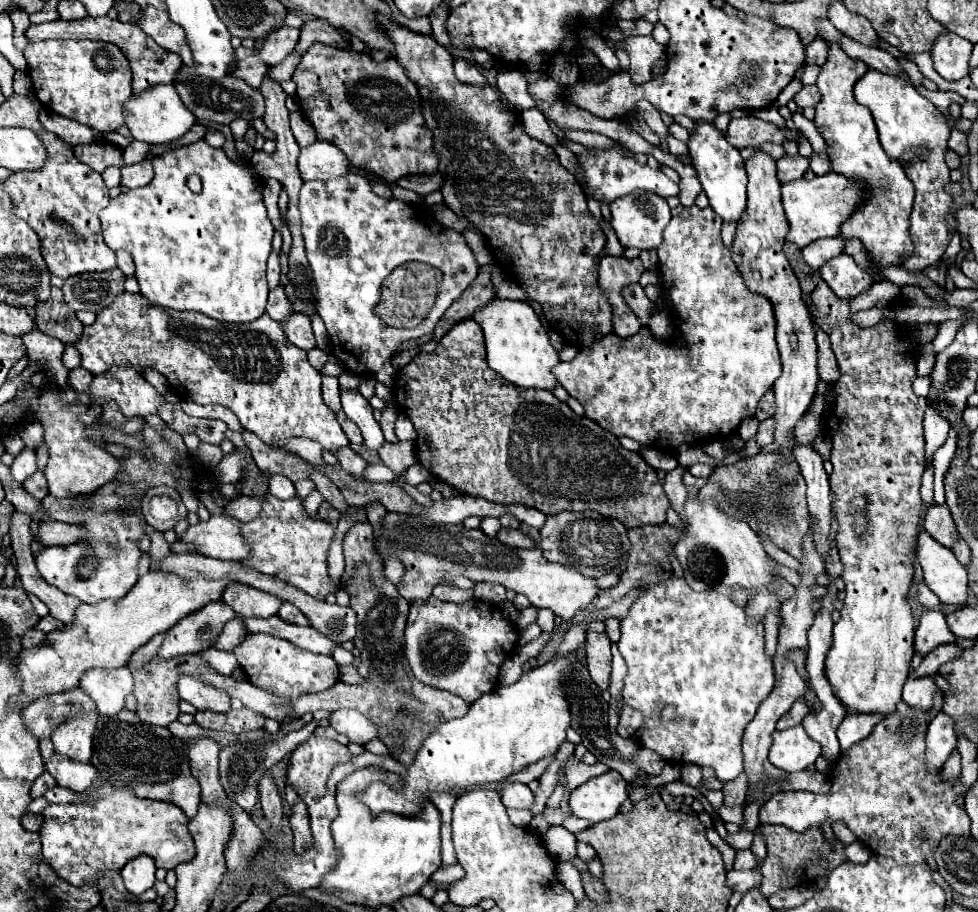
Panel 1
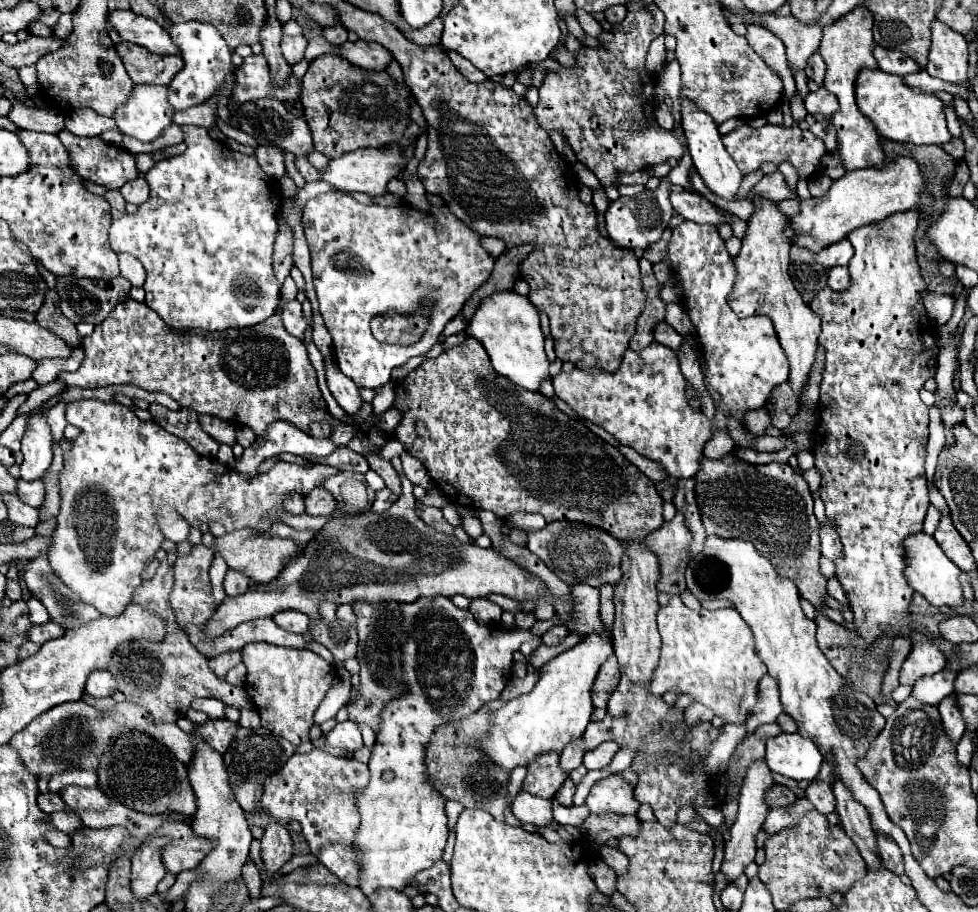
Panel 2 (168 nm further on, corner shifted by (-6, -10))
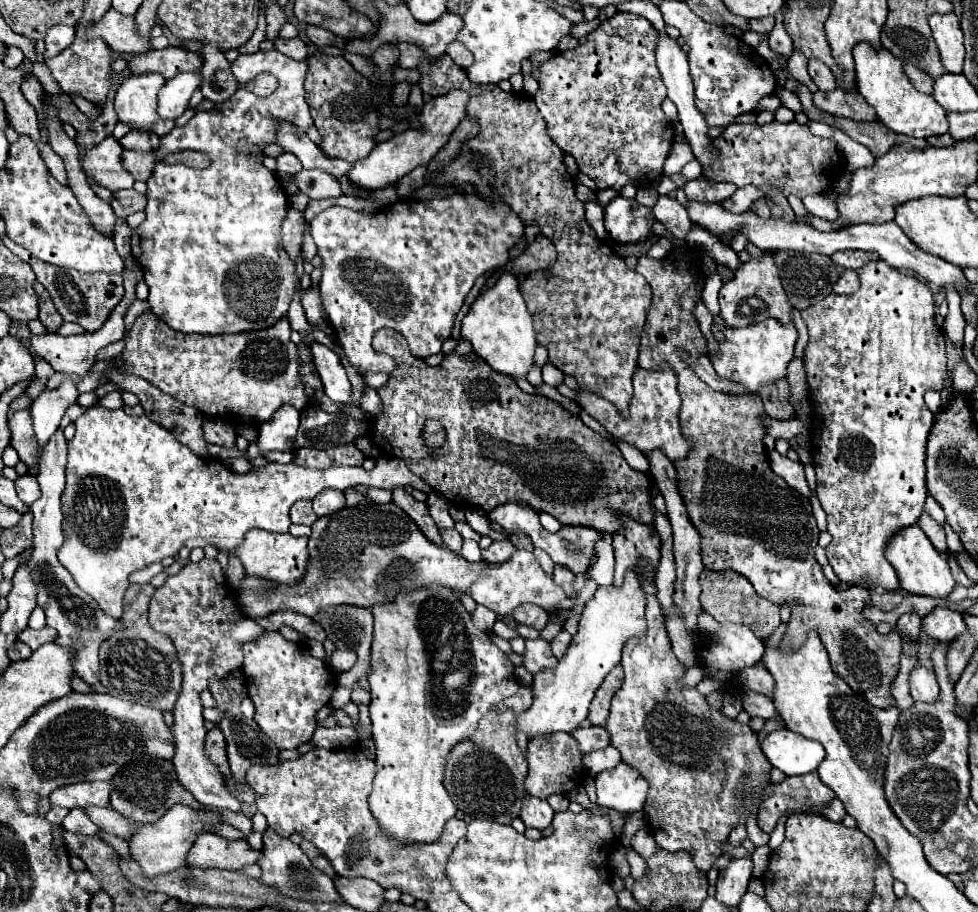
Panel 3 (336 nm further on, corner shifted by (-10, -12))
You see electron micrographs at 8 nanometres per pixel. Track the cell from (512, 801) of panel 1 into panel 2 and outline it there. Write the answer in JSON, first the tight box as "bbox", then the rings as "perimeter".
{"bbox":[512,792,552,826],"perimeter":[[[520,792],[512,802],[512,814],[524,824],[546,826],[552,822],[552,802]]]}

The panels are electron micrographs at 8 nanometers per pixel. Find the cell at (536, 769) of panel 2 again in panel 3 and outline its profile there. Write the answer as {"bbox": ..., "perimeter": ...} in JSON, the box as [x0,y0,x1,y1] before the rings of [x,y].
{"bbox":[524,732,584,798],"perimeter":[[[558,732],[554,736],[540,736],[532,738],[528,742],[526,750],[528,760],[528,776],[524,780],[524,788],[530,796],[536,798],[548,798],[550,794],[568,794],[572,788],[582,784],[584,766],[582,766],[582,754],[576,748],[576,740],[570,734]]]}

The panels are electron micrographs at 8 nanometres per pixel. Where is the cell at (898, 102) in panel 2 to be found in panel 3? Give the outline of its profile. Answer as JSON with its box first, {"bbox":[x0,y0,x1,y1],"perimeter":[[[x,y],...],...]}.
{"bbox":[854,44,948,138],"perimeter":[[[856,44],[854,48],[856,60],[856,90],[864,96],[864,100],[876,110],[878,122],[888,126],[896,134],[904,134],[910,138],[930,138],[948,132],[946,110],[932,98],[918,92],[912,82],[902,72],[902,62],[882,50],[872,50],[868,44]]]}

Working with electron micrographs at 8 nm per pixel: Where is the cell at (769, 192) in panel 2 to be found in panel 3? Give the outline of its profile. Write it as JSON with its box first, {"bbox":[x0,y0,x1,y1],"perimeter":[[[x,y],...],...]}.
{"bbox":[722,184,764,214],"perimeter":[[[752,184],[752,186],[738,188],[738,192],[732,194],[730,198],[726,198],[726,200],[722,202],[722,206],[724,206],[726,210],[734,212],[734,214],[740,214],[740,212],[750,210],[750,206],[752,206],[756,200],[760,200],[760,198],[764,198],[764,192],[762,192],[758,186]]]}

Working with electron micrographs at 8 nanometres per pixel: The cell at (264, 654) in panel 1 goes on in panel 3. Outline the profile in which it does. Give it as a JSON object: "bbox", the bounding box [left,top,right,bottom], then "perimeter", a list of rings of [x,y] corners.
{"bbox":[242,632,336,750],"perimeter":[[[266,632],[260,640],[244,644],[242,650],[246,690],[256,708],[254,720],[264,734],[268,734],[282,750],[298,748],[300,744],[312,740],[312,734],[318,728],[316,712],[330,702],[336,688],[336,678],[328,664],[304,652],[298,644],[284,640],[280,632]]]}

